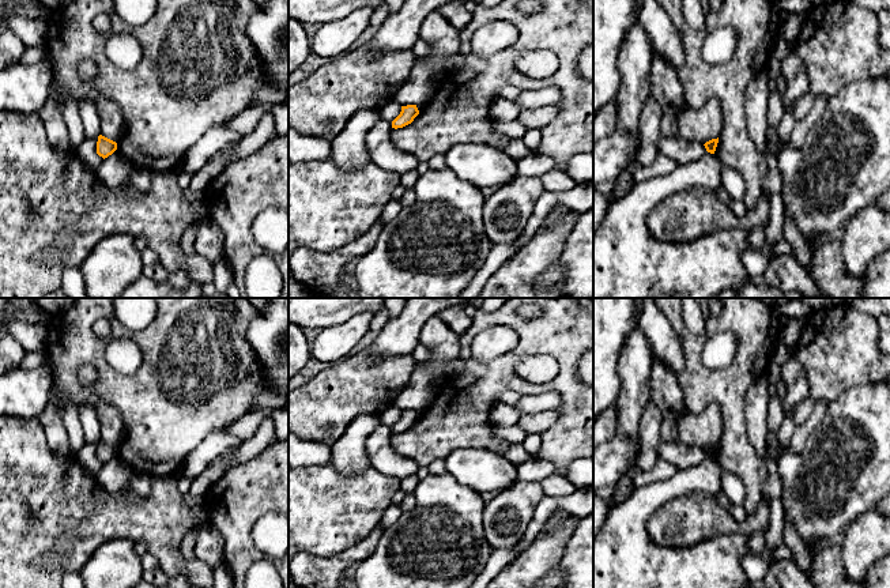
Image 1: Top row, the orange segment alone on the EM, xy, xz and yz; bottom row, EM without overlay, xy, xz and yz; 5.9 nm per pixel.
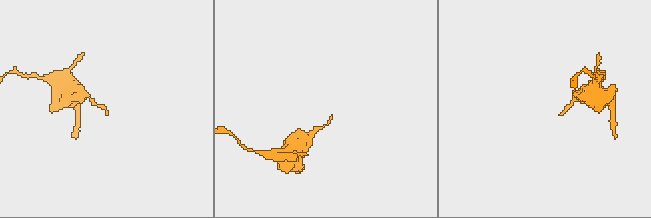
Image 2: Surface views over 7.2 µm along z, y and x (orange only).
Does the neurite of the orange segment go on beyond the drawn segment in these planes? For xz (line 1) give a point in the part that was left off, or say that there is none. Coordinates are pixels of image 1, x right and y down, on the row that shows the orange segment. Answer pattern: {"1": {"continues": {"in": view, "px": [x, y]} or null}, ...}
{"1": {"continues": null}}

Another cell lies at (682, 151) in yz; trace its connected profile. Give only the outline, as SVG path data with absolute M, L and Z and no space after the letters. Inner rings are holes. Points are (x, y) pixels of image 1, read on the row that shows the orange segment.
M660 135L656 147L660 154L672 158L678 165L695 162L706 152L705 146L699 142L689 142L664 135Z

